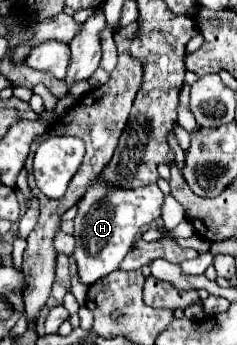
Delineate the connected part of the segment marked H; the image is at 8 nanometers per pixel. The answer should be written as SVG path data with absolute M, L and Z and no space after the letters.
M92 182L86 196L78 202L78 216L74 218L74 260L78 266L78 276L82 284L90 286L98 278L108 276L110 272L118 270L120 262L128 254L130 246L138 230L144 224L154 222L160 218L164 194L156 184L148 184L138 190L122 190L122 188L104 188L104 184Z

